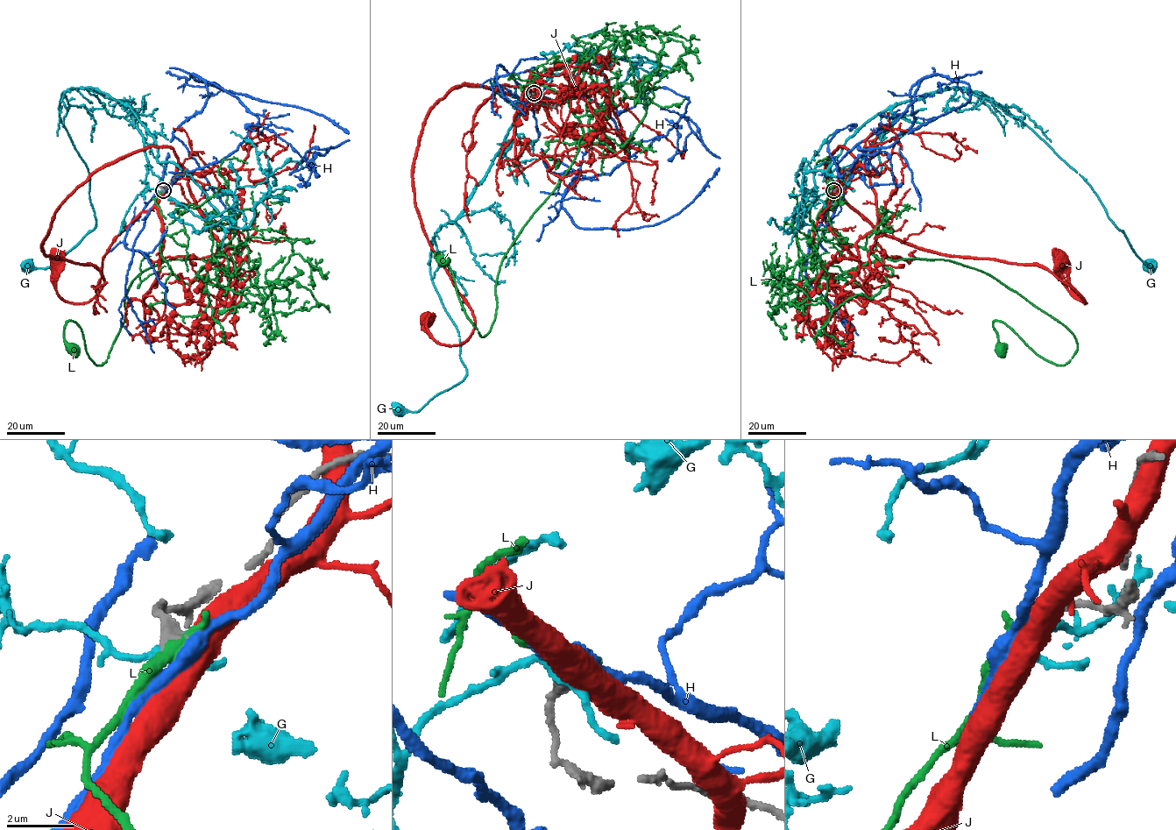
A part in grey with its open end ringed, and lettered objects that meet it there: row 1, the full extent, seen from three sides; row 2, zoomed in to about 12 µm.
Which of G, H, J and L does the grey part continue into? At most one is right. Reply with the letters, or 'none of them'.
L

